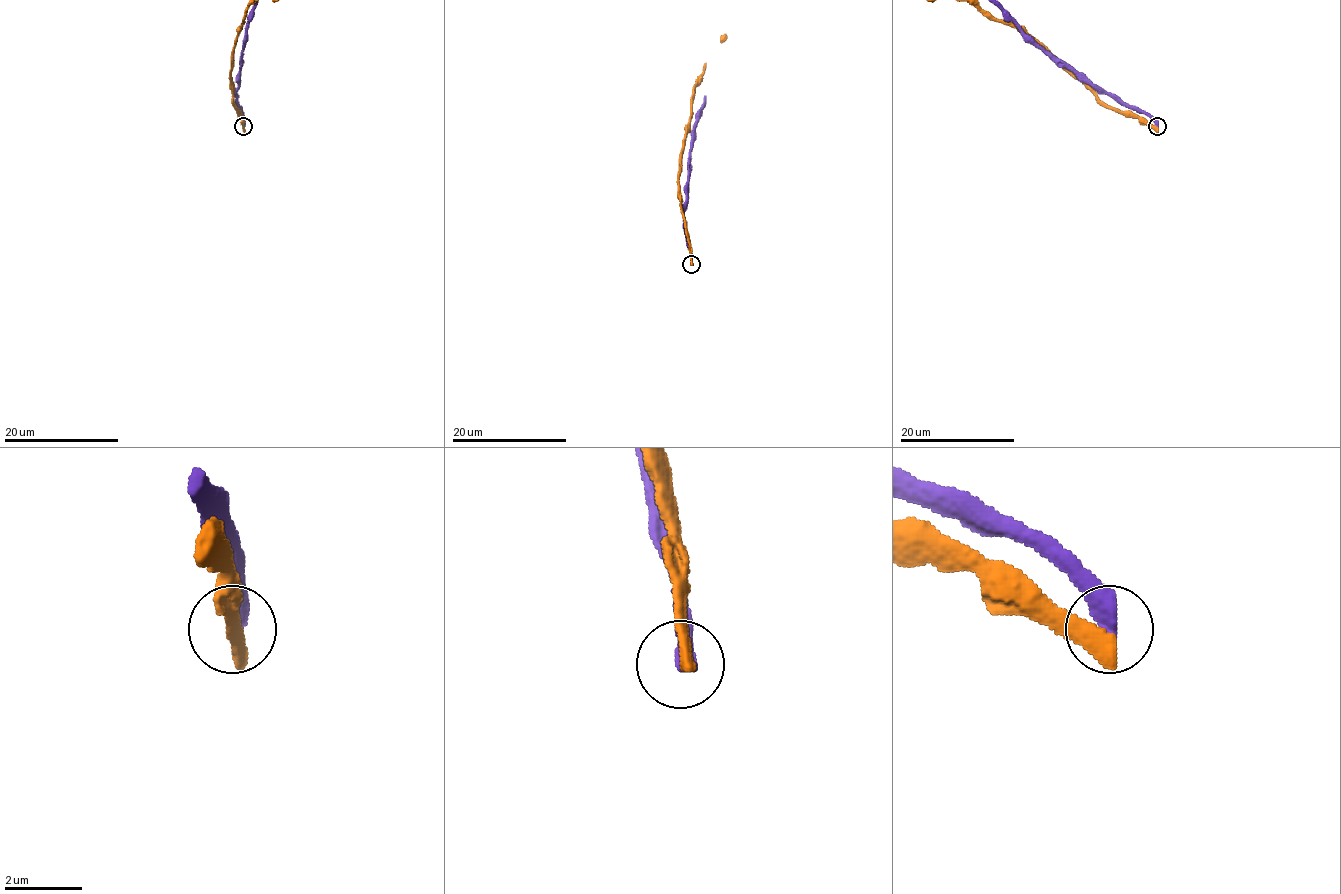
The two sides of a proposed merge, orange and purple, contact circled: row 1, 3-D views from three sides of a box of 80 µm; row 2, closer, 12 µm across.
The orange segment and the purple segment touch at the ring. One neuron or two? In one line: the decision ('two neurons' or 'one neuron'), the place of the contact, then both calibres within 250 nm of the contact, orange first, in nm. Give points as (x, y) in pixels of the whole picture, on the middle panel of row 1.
two neurons; at (691, 264); 500 nm thick on the orange side, 480 nm on the other

